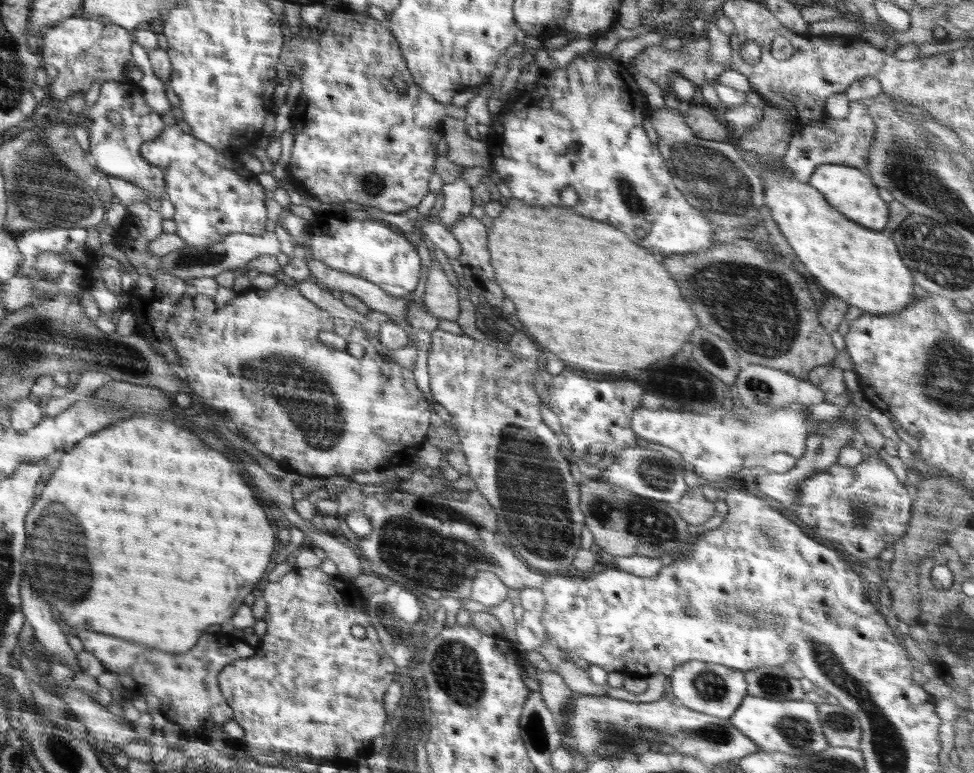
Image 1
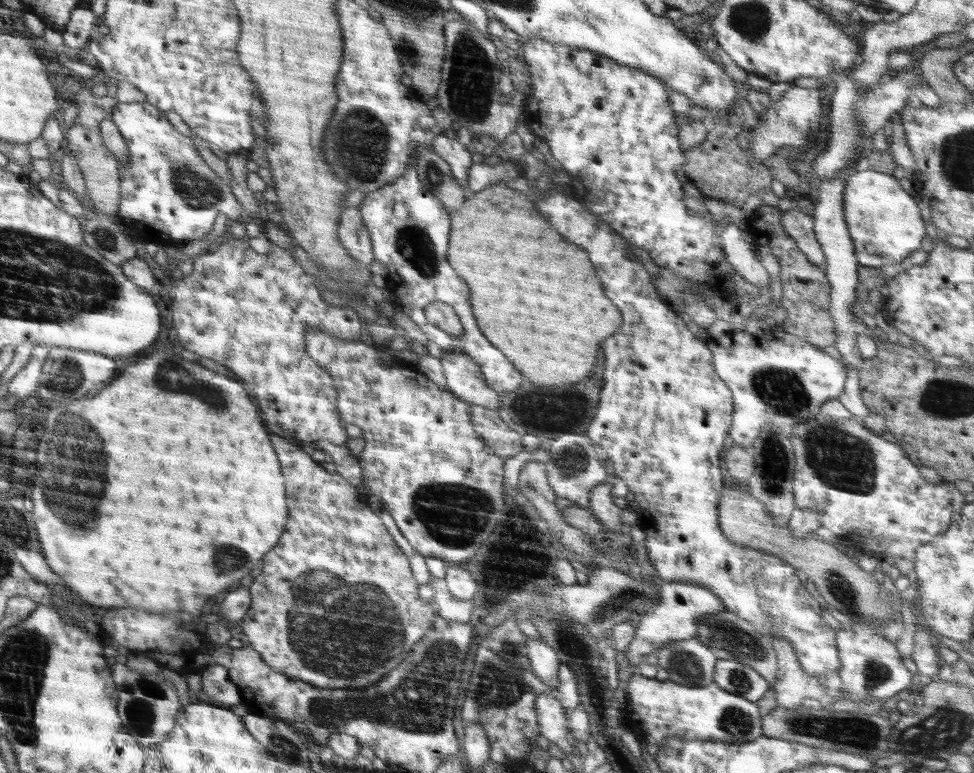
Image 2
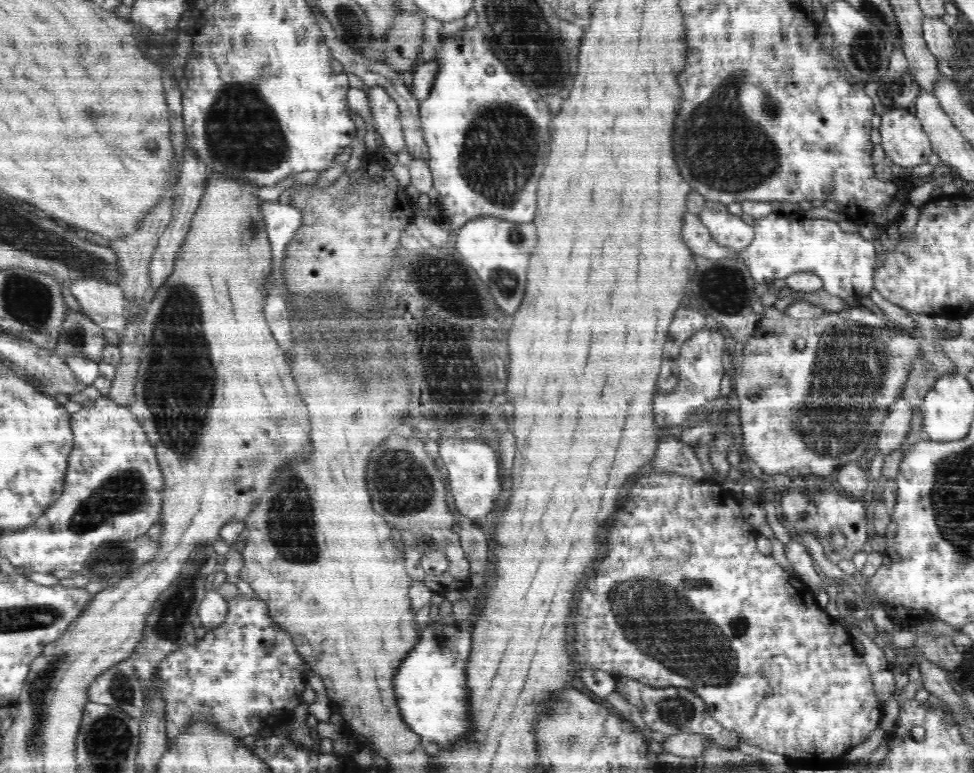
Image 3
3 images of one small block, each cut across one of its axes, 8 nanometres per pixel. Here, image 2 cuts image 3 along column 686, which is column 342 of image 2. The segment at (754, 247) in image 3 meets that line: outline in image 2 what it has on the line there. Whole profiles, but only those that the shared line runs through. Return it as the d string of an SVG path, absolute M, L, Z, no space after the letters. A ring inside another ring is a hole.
M359 206L344 209L339 216L337 237L342 247L364 266L371 267L374 258L372 239L360 216Z

